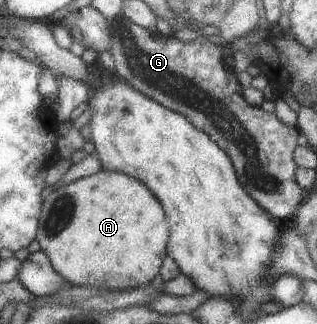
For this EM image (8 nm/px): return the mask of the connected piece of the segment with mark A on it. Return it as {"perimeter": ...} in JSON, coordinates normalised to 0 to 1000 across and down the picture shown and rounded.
{"perimeter":[[[309,525],[297,537],[174,574],[129,617],[110,735],[158,821],[221,880],[297,892],[423,892],[492,858],[521,793],[530,694],[505,627],[426,549],[366,528]]]}

